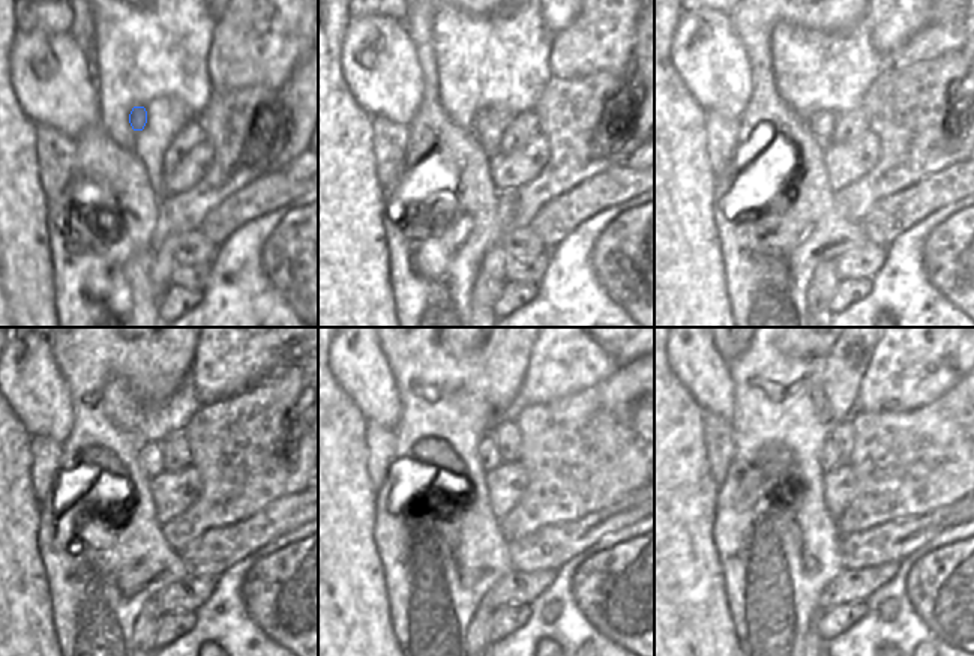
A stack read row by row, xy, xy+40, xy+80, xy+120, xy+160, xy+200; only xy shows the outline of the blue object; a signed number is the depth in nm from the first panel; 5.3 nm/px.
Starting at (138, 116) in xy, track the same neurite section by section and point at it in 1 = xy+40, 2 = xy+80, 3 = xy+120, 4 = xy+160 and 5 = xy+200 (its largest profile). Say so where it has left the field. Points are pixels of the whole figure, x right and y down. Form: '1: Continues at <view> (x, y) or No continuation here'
1: Continues at xy+40 (479, 122)
2: Continues at xy+80 (821, 123)
3: Continues at xy+120 (150, 454)
4: Continues at xy+160 (490, 457)
5: Continues at xy+200 (829, 455).

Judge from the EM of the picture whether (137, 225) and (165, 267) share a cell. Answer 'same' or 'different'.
different

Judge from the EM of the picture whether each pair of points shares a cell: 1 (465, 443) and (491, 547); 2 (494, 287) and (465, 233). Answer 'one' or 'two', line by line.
1: one
2: two

